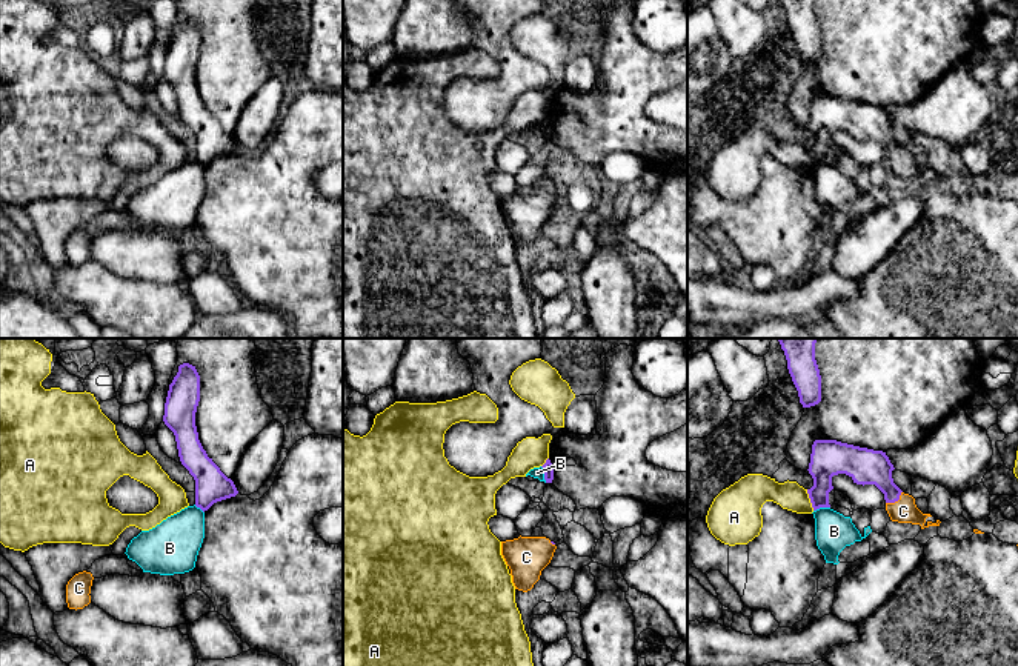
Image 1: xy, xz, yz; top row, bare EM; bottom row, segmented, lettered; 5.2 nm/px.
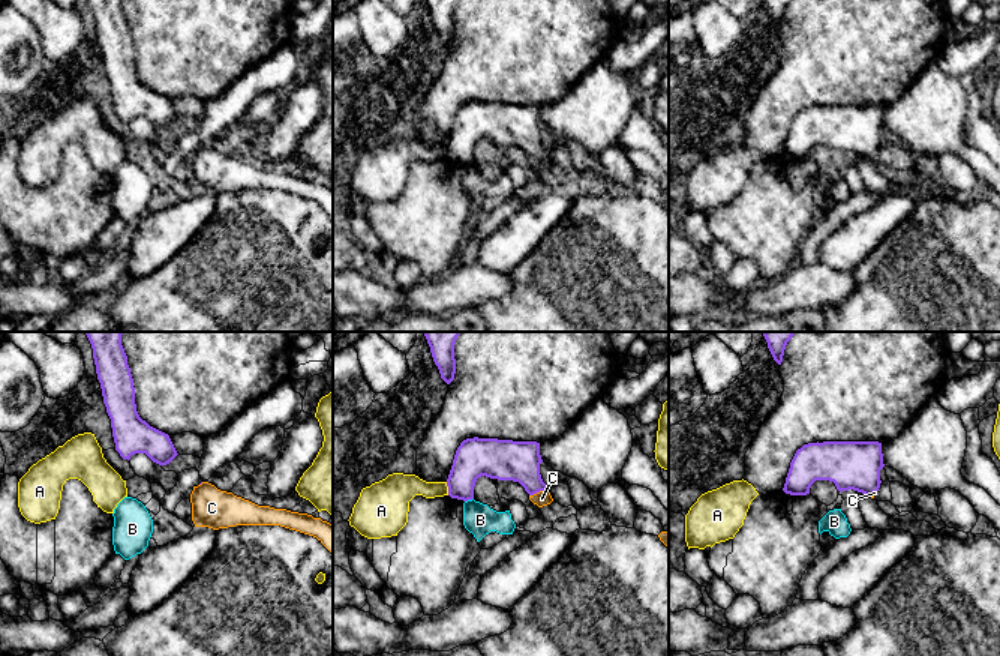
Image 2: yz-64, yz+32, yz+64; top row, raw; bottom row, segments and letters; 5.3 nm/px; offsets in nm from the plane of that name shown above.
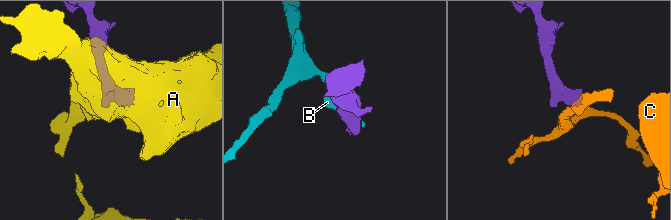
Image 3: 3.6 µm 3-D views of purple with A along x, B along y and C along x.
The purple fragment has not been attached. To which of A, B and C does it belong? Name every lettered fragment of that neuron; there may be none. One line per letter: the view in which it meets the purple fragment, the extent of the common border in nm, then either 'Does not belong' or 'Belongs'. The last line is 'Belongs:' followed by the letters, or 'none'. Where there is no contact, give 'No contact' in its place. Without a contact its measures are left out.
A: Touches purple in yz. Shared border 120 nm. Does not belong
B: Touches purple in xz. Shared border 90 nm. Does not belong
C: Touches purple in yz. Shared border 110 nm. Belongs
Belongs: C

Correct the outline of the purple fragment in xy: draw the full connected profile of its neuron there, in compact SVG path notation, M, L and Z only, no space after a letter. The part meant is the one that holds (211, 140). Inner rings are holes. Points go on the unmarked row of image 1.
M183 18L169 40L165 58L165 80L174 88L181 120L195 135L195 162L203 168L214 158L238 149L234 137L208 112L195 82L200 57L200 31L195 22Z

